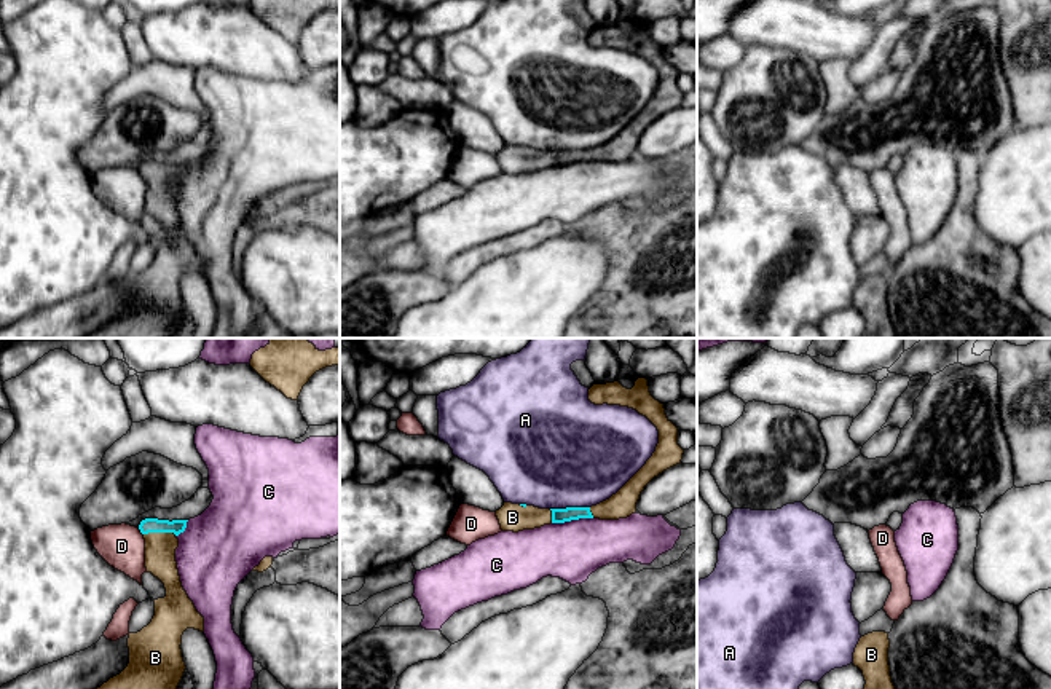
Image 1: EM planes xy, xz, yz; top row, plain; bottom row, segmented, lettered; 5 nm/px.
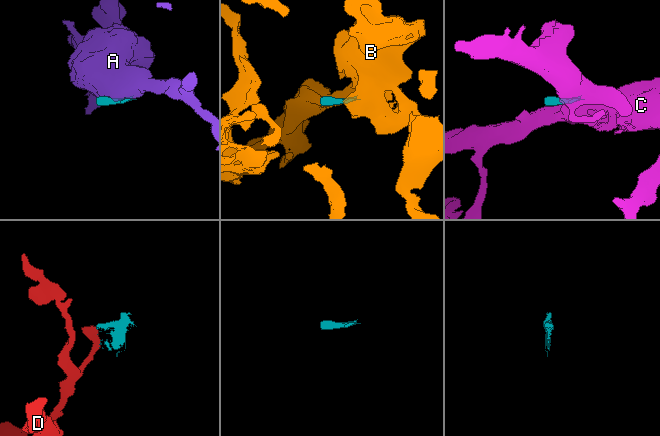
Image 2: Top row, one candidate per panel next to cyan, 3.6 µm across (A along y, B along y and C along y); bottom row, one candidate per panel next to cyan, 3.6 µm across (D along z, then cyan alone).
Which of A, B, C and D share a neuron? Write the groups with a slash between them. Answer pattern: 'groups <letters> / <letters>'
groups A / B / C / D

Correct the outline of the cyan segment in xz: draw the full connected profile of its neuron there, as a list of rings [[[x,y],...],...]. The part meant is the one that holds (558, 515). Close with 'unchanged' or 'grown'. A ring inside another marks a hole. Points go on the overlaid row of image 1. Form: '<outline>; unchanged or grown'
[[[638,378],[632,389],[619,381],[593,384],[588,400],[595,405],[620,405],[646,416],[659,431],[659,443],[646,464],[609,499],[592,507],[539,509],[526,504],[504,502],[496,510],[502,531],[534,530],[550,523],[579,518],[619,520],[636,512],[636,502],[644,486],[663,470],[681,464],[684,450],[678,445],[678,427],[667,418],[663,404],[655,400],[646,378]]]; grown

